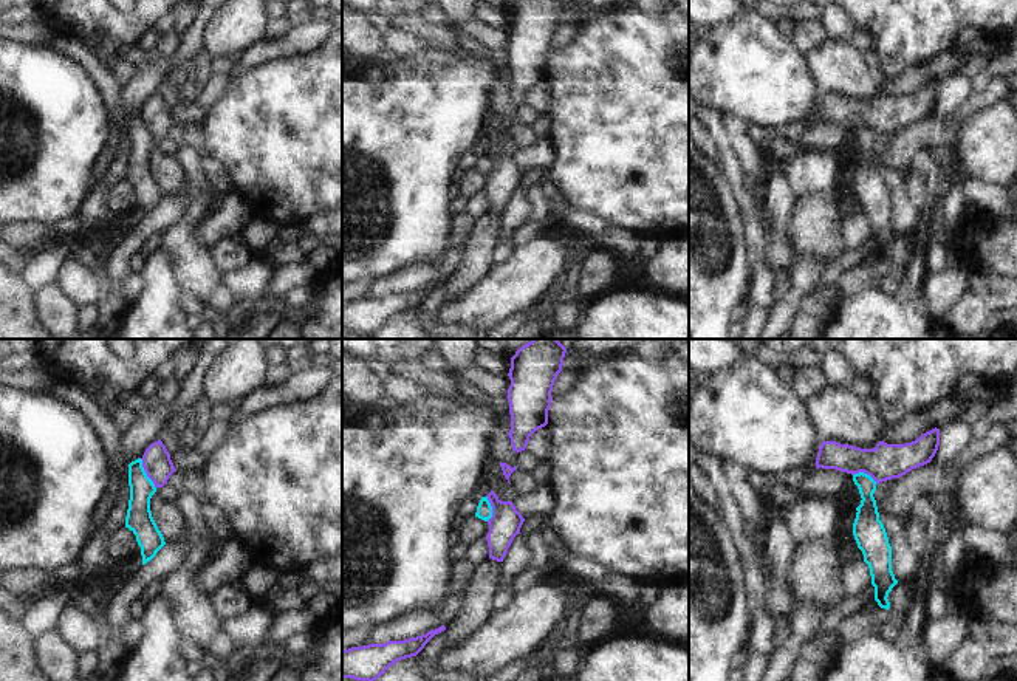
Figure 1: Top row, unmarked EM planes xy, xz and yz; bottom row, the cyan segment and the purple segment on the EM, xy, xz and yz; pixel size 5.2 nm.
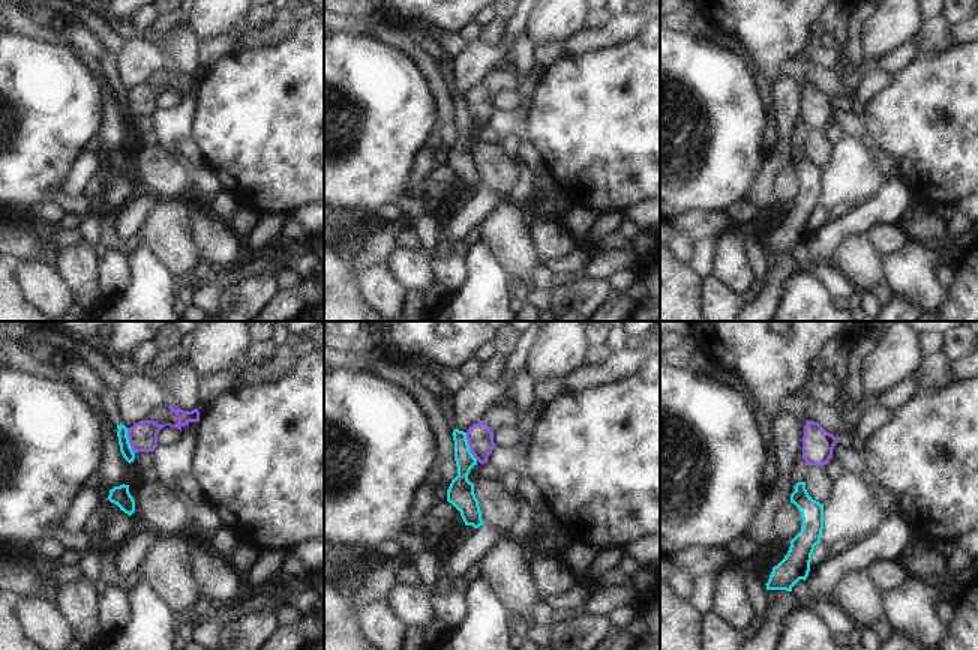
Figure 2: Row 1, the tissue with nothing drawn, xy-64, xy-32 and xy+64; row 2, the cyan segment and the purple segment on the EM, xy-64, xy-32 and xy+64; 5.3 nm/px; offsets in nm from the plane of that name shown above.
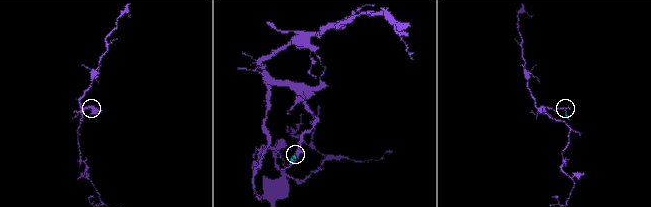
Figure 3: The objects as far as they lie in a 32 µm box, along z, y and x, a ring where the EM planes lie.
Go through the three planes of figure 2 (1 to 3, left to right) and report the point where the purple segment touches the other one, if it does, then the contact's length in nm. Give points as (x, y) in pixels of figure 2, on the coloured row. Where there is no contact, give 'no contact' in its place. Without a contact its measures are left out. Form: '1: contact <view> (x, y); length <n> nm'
1: contact xy-64 (128, 442); length 150 nm
2: contact xy-32 (468, 446); length 170 nm
3: no contact

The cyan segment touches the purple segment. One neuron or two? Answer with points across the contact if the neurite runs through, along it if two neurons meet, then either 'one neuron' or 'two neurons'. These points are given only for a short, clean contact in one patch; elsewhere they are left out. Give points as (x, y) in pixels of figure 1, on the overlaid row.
border along xy (140, 458), (146, 475), (155, 488); two neurons

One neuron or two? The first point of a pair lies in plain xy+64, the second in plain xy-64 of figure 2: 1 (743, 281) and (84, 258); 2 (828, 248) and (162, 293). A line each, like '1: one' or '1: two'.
1: one
2: one

